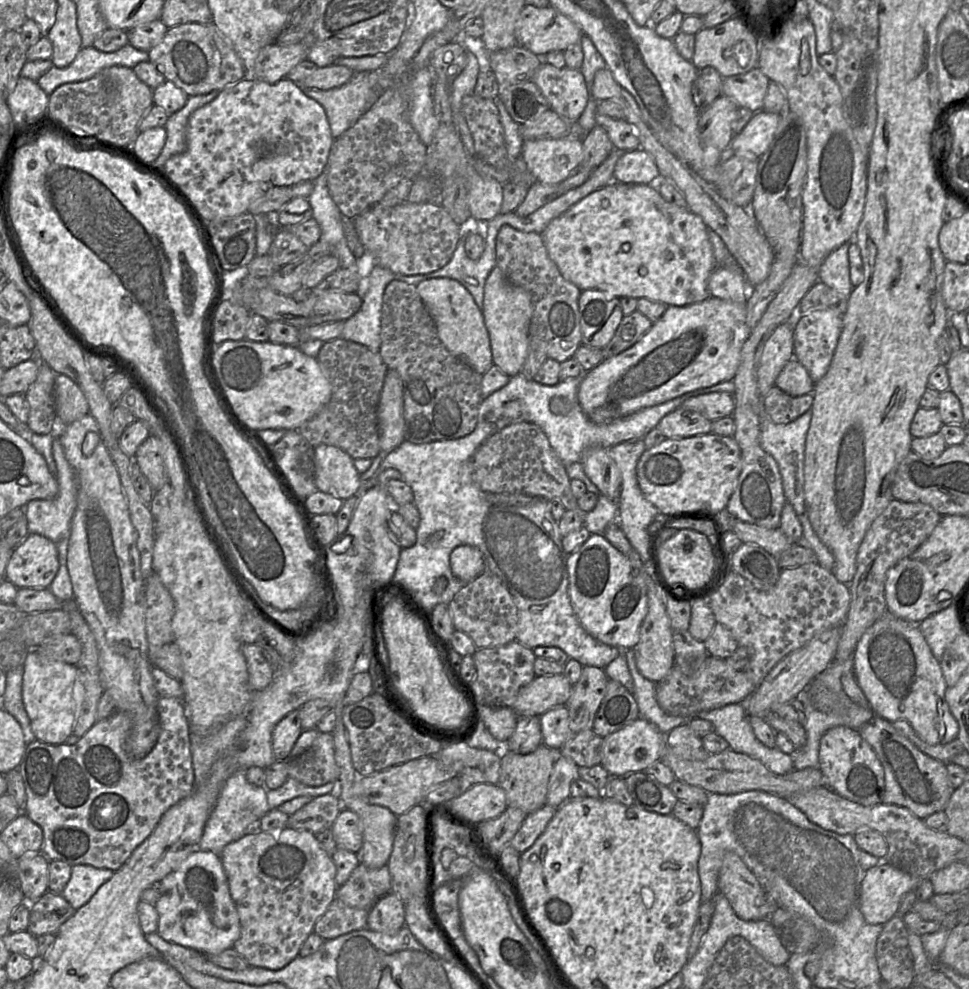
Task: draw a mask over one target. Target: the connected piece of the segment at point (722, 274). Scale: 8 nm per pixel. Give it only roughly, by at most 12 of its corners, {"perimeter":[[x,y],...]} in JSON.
{"perimeter":[[717,266],[711,297],[746,304],[749,287],[738,268]]}

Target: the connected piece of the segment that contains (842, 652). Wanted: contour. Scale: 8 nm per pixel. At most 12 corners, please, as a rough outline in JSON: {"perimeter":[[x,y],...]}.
{"perimeter":[[893,499],[859,547],[835,662],[887,612],[888,569],[942,515]]}

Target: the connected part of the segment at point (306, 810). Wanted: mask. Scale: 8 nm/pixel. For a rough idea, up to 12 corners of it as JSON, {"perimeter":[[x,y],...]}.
{"perimeter":[[336,793],[317,796],[289,816],[287,827],[316,835],[342,808]]}

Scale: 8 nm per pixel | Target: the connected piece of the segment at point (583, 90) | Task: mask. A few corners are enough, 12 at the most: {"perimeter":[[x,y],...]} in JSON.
{"perimeter":[[543,61],[532,82],[550,110],[577,122],[590,100],[581,70]]}

